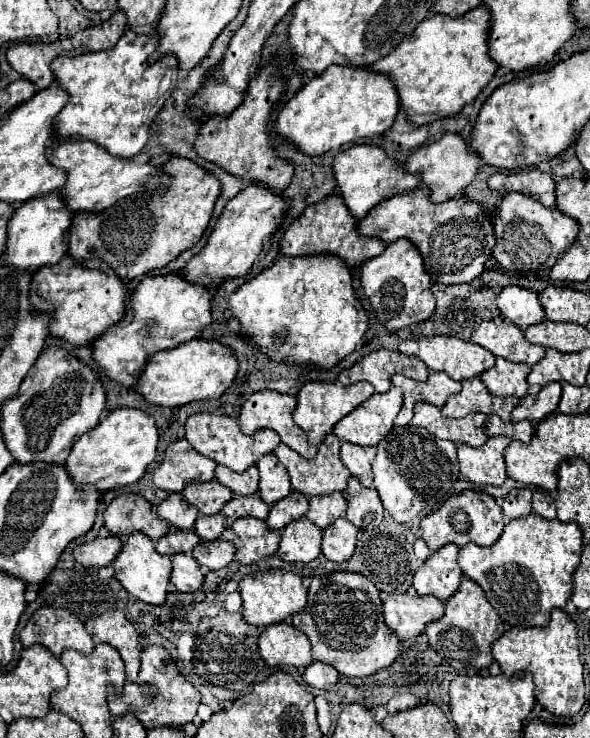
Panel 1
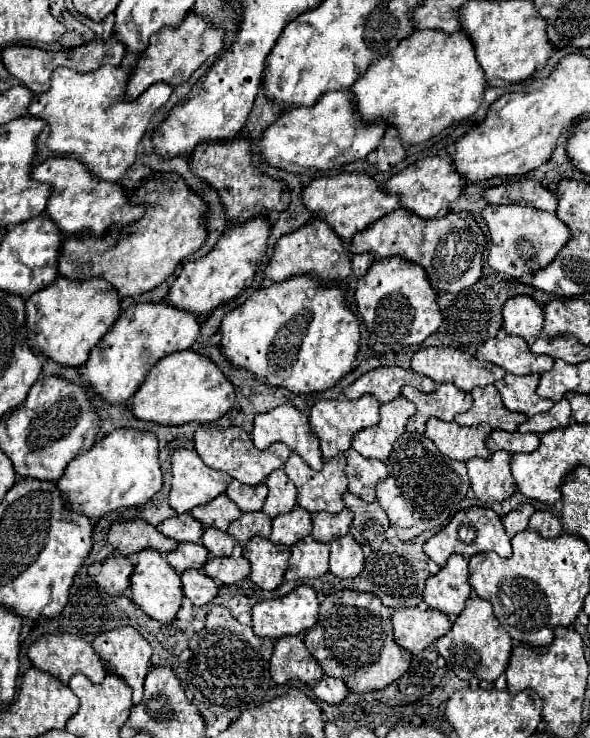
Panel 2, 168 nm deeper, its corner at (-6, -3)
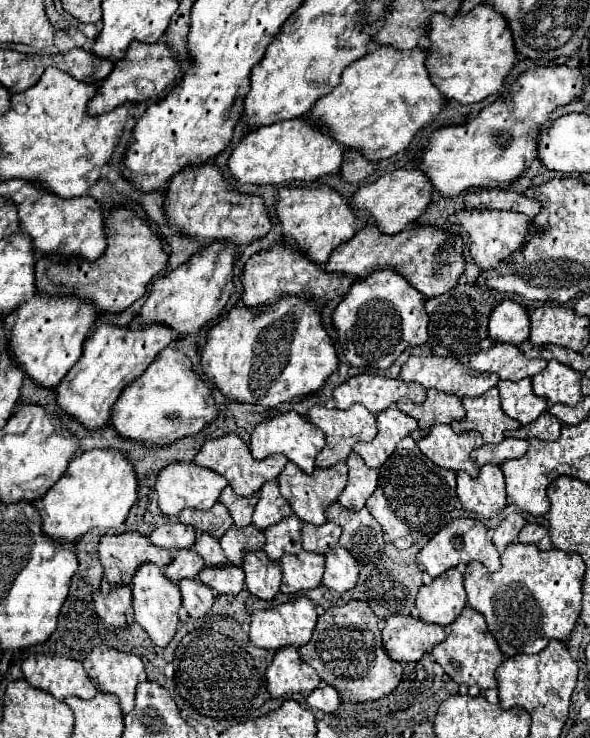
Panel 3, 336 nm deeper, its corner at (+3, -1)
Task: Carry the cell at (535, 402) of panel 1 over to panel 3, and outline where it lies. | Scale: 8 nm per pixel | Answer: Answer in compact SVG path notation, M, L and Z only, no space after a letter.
M546 411L546 413L542 413L542 417L538 417L530 425L524 425L516 431L508 431L506 437L518 437L518 439L528 439L528 441L530 439L556 441L560 437L560 429L562 429L562 423Z

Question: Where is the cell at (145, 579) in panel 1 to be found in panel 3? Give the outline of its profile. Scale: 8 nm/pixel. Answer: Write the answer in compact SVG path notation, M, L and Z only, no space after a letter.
M142 565L132 581L132 607L134 620L150 635L158 647L168 647L174 633L178 631L178 609L180 609L180 589L176 583L168 581L160 567Z

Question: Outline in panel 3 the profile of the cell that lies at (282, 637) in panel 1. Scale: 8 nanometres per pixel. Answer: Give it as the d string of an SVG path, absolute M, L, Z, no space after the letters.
M296 647L278 649L272 665L266 671L268 693L276 697L286 697L294 693L302 693L304 697L320 685L318 673L310 669L298 655Z

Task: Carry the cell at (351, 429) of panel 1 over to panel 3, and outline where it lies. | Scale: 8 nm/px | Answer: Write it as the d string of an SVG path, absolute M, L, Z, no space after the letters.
M392 405L384 413L376 417L378 421L378 435L370 443L358 443L354 453L358 453L370 469L380 469L384 461L394 453L398 441L408 437L412 431L418 429L418 423L412 417L406 417L402 411Z

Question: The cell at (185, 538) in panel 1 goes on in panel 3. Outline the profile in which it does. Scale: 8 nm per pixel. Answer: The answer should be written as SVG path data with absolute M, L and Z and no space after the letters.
M180 549L174 553L174 561L164 567L164 575L172 583L178 583L182 579L194 579L202 569L204 561L202 557L198 557L198 553L194 553L192 549Z

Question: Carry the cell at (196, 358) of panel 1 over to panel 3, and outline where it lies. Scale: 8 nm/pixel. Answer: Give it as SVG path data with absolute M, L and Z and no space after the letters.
M166 347L154 359L154 363L150 363L150 367L122 391L122 395L118 397L118 401L112 407L110 425L124 439L138 441L146 447L154 447L154 445L156 447L166 447L166 445L170 445L178 439L184 439L188 435L194 435L194 433L202 431L214 417L216 417L216 403L212 399L212 393L210 393L208 385L192 371L192 363L182 351L178 351L176 347Z

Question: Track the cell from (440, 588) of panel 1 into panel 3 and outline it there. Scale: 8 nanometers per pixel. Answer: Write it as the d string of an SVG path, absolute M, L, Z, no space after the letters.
M450 569L442 577L424 585L416 595L416 609L424 623L450 625L466 607L466 591L458 569Z

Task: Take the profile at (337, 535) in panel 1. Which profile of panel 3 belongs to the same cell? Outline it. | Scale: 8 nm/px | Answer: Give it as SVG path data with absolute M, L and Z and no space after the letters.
M334 547L326 553L326 571L324 571L322 583L328 589L340 591L340 593L352 589L358 581L358 573L360 573L360 567L356 559L350 553L346 553L346 549Z

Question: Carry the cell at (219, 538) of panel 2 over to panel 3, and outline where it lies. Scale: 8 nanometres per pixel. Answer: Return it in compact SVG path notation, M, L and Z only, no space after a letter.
M200 533L200 537L196 539L192 549L206 561L206 567L224 567L224 565L228 565L226 557L220 549L220 543L214 537L210 537L208 533Z

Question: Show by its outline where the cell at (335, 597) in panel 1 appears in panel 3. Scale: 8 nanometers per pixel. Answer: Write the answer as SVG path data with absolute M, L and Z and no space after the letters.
M350 601L342 607L330 607L318 617L310 643L300 649L302 661L316 669L322 681L332 685L342 701L364 703L390 695L400 679L402 665L392 661L382 649L382 623L372 613L366 601Z

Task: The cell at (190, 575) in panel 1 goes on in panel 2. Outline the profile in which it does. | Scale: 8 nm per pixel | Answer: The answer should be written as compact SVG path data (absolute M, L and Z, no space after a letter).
M185 571L181 575L181 583L183 583L185 597L189 597L191 603L197 607L209 603L217 595L217 589L219 589L217 583L203 571Z

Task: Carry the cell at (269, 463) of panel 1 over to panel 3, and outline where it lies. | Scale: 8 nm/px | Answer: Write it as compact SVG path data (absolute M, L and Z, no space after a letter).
M268 481L262 489L260 489L260 501L254 509L254 527L264 531L276 523L280 523L282 519L290 517L292 509L288 505L288 501L280 495L278 491L278 483L276 481Z

